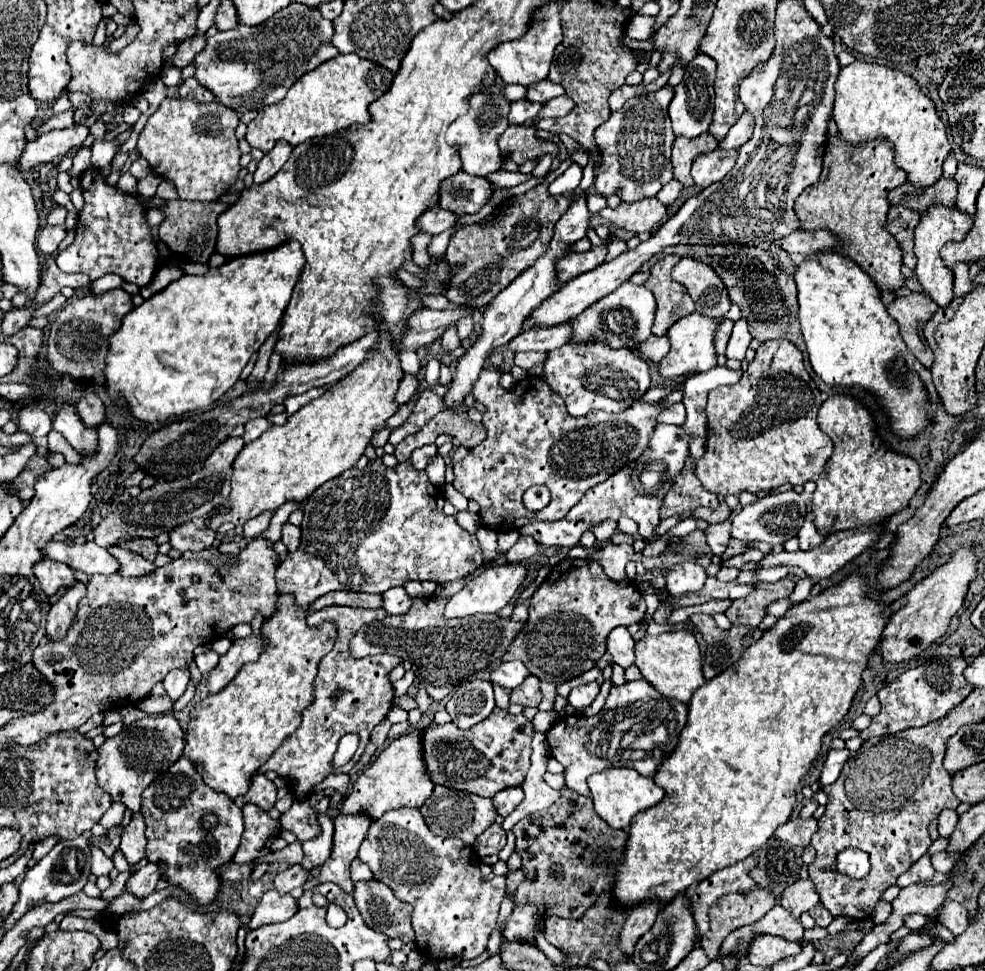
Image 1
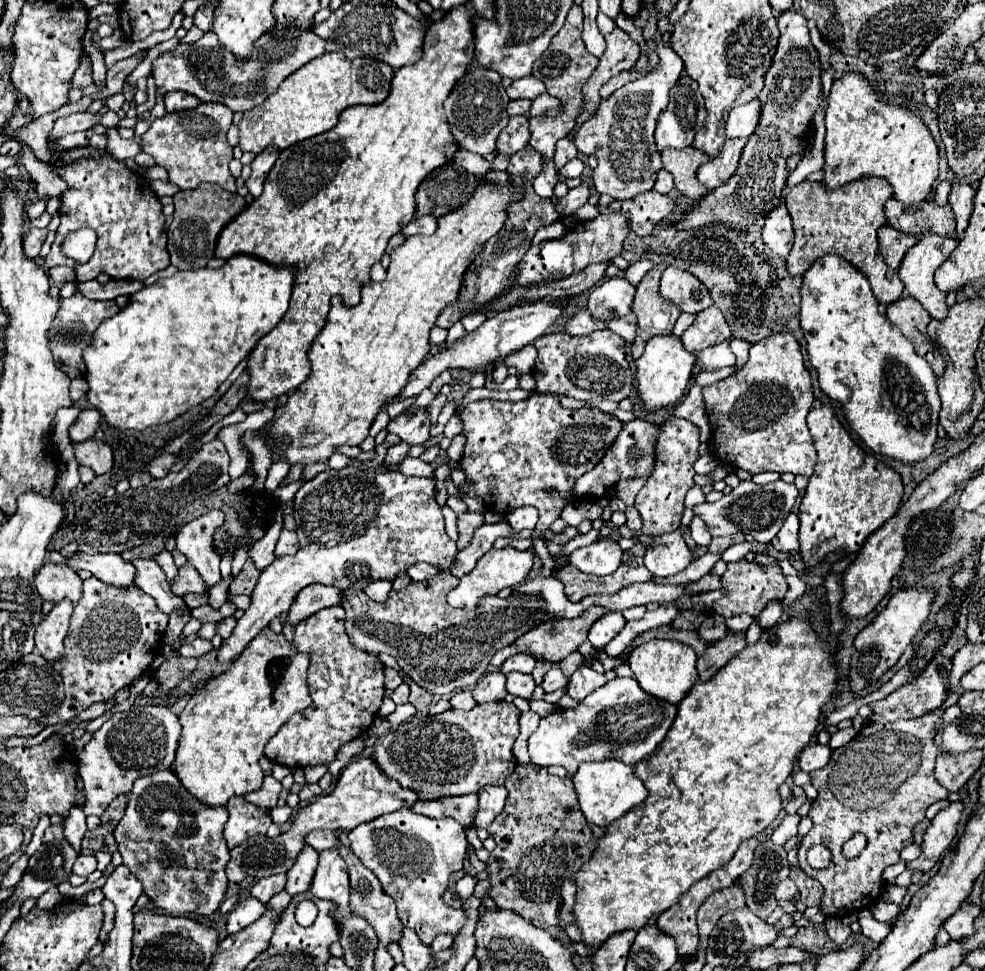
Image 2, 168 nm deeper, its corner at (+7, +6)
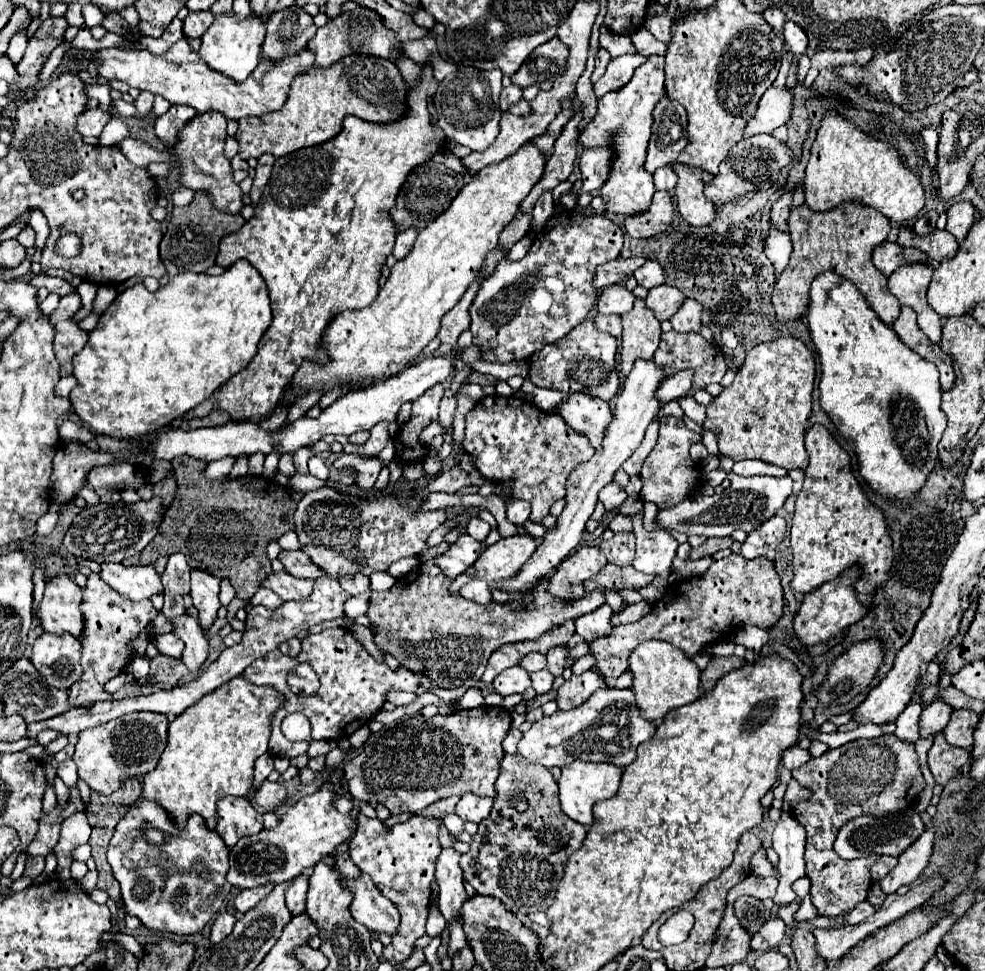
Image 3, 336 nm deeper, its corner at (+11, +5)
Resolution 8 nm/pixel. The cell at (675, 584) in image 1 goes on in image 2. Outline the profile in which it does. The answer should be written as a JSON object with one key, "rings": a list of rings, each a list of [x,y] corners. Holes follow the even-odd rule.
{"rings":[[[677,528],[677,532],[655,538],[655,544],[645,552],[645,568],[653,576],[665,578],[685,570],[691,564],[691,558],[691,550],[681,536],[681,528]]]}

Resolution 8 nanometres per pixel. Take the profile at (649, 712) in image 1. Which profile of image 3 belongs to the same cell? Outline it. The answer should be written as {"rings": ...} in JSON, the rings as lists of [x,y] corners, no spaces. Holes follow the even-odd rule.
{"rings":[[[631,689],[597,691],[583,705],[569,711],[555,711],[551,717],[543,717],[523,733],[517,743],[517,753],[531,763],[539,763],[547,769],[565,767],[571,761],[605,761],[617,767],[625,767],[635,759],[635,749],[655,735],[653,723],[641,719]]]}

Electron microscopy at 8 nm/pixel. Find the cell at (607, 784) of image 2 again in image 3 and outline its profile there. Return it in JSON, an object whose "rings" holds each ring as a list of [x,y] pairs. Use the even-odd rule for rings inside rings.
{"rings":[[[573,761],[573,763],[569,763],[569,765],[563,769],[561,777],[557,779],[561,811],[563,811],[569,819],[573,819],[573,821],[589,827],[589,825],[593,823],[593,815],[591,815],[591,813],[593,813],[593,811],[591,811],[591,809],[593,809],[593,803],[603,801],[603,799],[611,799],[611,797],[617,793],[619,783],[621,783],[621,769],[619,769],[619,767],[613,767],[611,763]]]}

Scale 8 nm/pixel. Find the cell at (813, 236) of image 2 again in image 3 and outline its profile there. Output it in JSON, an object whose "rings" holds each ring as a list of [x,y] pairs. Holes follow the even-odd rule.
{"rings":[[[845,203],[845,207],[837,207],[837,211],[829,213],[813,213],[805,205],[793,209],[789,215],[793,253],[773,291],[773,307],[777,319],[781,323],[801,319],[809,307],[809,289],[813,279],[825,271],[835,271],[837,275],[853,281],[853,285],[863,293],[877,317],[891,327],[899,317],[901,305],[897,303],[897,299],[893,299],[893,295],[889,295],[887,277],[881,275],[871,263],[873,249],[887,241],[889,231],[891,225],[883,215],[877,215],[877,211],[869,211],[869,207],[853,207],[853,203]]]}

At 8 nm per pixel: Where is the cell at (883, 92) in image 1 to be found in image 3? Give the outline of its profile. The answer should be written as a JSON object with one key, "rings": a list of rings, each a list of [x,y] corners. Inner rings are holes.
{"rings":[[[827,113],[811,147],[811,159],[805,169],[805,205],[811,211],[831,211],[845,201],[869,205],[891,223],[911,221],[925,203],[919,177],[903,165],[897,149],[869,137],[837,113]]]}

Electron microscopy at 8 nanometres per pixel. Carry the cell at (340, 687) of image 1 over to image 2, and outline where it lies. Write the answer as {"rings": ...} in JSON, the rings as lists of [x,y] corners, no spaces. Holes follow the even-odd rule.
{"rings":[[[329,606],[299,622],[295,630],[293,644],[311,656],[307,684],[313,704],[289,718],[267,742],[265,756],[275,764],[289,768],[329,766],[343,744],[367,732],[383,702],[383,664],[373,654],[353,650],[343,628],[343,616],[341,606]]]}

